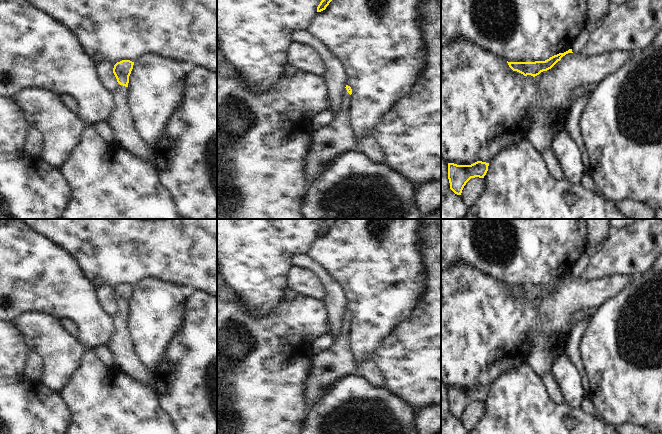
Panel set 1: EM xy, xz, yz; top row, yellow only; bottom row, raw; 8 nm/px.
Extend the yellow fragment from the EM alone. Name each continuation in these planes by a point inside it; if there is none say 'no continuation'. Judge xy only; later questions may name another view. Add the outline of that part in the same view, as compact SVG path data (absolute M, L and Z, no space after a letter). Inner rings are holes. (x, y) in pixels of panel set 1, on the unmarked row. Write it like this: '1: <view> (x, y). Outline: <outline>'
1: xy (125, 359). Outline: M119 308L113 317L114 333L108 344L113 354L113 366L147 387L154 386L154 373L140 362L134 351L127 316L128 312Z

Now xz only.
1: xz (328, 367). Outline: M344 312L341 330L333 344L325 351L315 354L305 385L305 403L311 407L317 403L343 377L355 374L356 360L349 345L351 319Z

